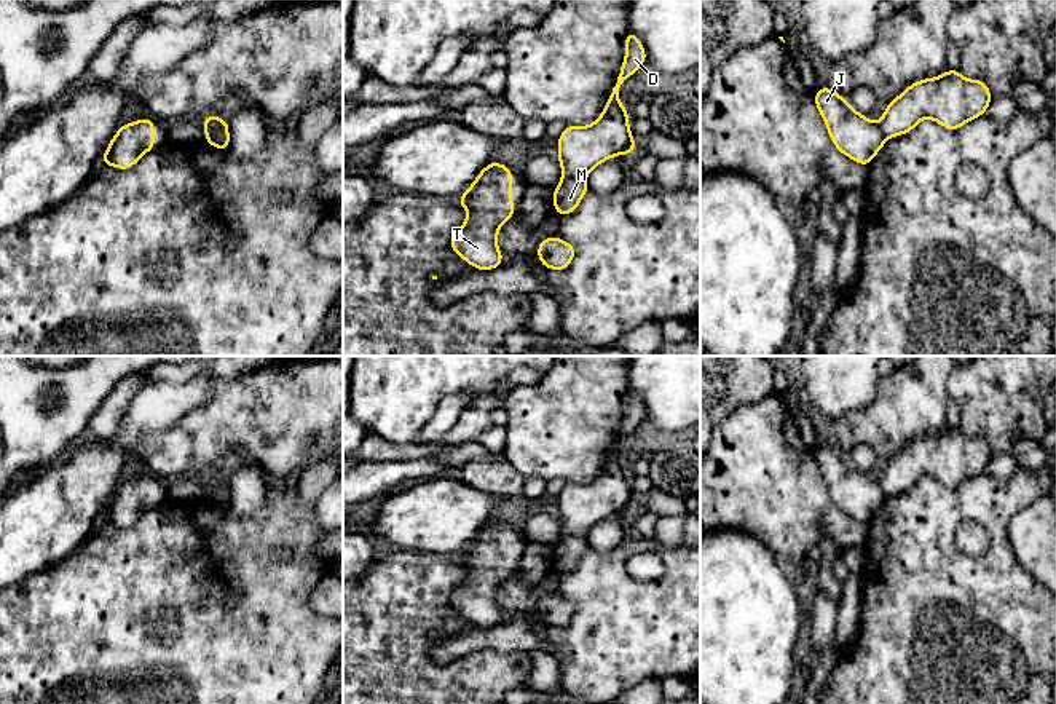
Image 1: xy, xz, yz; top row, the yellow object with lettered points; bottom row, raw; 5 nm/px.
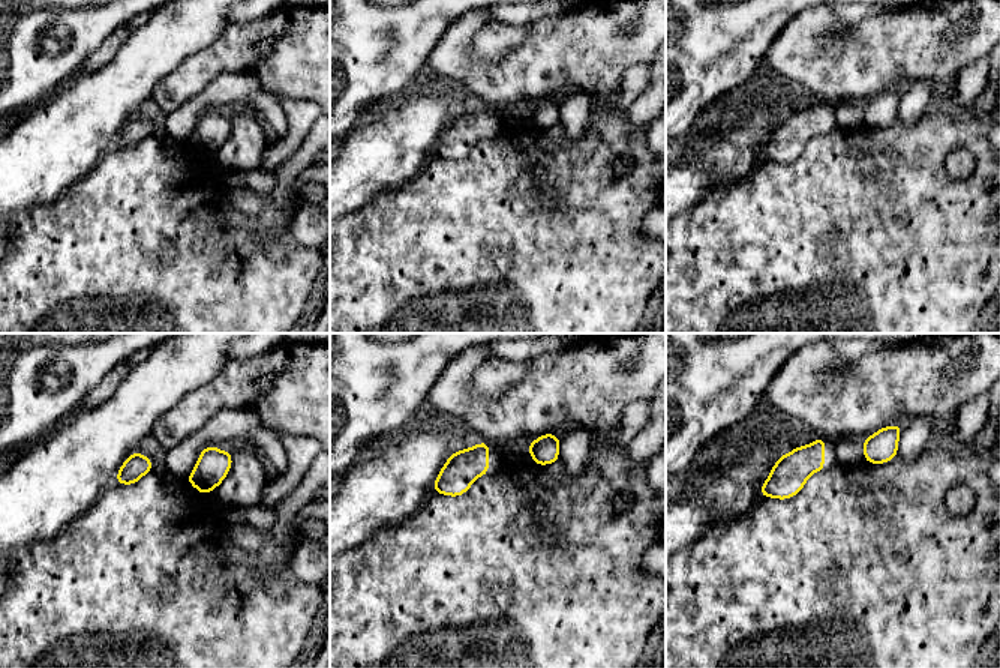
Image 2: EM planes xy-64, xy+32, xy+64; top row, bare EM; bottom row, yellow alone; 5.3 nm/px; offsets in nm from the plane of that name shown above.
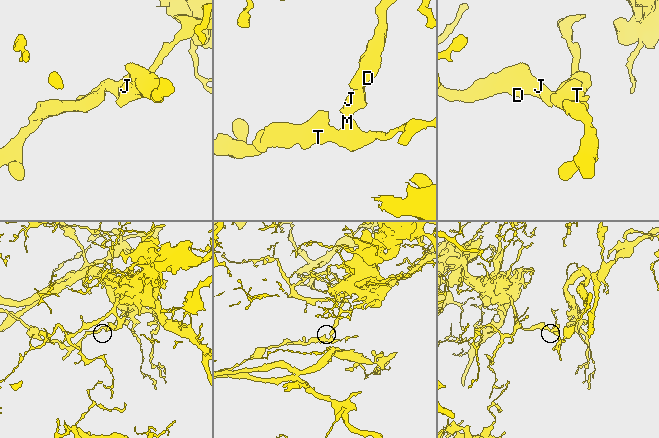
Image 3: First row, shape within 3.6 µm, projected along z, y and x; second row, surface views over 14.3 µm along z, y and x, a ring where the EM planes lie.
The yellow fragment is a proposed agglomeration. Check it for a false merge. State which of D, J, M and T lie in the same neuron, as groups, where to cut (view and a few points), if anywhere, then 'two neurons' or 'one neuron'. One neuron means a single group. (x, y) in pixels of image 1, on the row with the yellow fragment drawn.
D J / M T; cut in xy along (227, 128), (206, 136); two neurons

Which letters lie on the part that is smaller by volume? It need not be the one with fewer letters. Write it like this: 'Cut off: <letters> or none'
Cut off: M, T

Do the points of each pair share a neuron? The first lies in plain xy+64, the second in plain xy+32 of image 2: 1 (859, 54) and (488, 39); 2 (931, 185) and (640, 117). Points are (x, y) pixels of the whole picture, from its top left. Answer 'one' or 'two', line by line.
1: two
2: two

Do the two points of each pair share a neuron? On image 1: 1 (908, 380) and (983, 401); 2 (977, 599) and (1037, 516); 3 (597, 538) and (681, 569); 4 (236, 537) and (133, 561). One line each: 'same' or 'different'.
1: different
2: different
3: different
4: same

